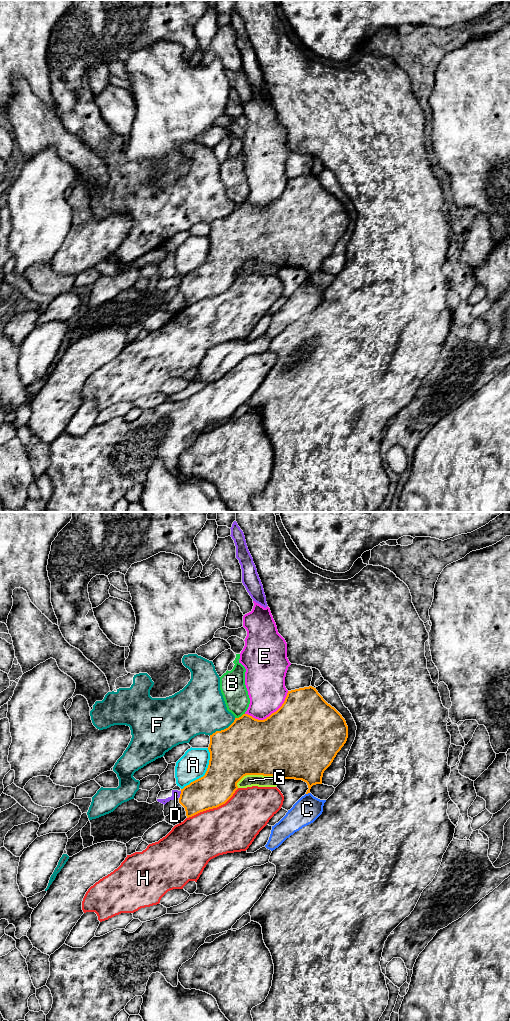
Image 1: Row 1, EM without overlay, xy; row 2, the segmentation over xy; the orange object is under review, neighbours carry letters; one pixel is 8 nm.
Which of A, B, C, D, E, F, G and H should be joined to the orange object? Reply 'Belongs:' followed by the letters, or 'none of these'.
Belongs: none of these

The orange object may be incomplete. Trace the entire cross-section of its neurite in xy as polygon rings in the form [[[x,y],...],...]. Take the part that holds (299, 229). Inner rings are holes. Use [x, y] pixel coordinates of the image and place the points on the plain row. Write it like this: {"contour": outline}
{"contour": [[[309,174],[288,179],[282,194],[266,207],[258,208],[248,202],[243,202],[241,205],[235,206],[234,210],[228,216],[221,219],[216,219],[215,221],[210,223],[210,232],[208,235],[208,238],[210,240],[210,248],[207,259],[203,265],[191,270],[189,273],[181,277],[179,291],[185,296],[187,306],[192,305],[200,300],[217,296],[225,292],[233,284],[235,279],[238,277],[237,271],[246,263],[274,264],[280,269],[283,267],[302,268],[308,273],[309,277],[306,280],[306,282],[308,282],[310,281],[310,277],[313,273],[322,272],[322,265],[324,259],[331,253],[337,241],[346,231],[347,226],[348,214],[346,212],[345,207],[334,195],[332,195],[323,187],[323,185],[318,181],[316,176]]]}

